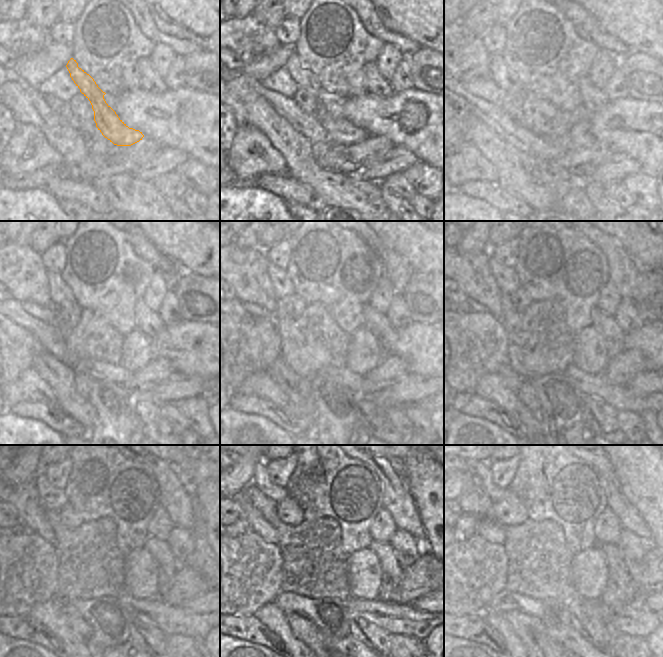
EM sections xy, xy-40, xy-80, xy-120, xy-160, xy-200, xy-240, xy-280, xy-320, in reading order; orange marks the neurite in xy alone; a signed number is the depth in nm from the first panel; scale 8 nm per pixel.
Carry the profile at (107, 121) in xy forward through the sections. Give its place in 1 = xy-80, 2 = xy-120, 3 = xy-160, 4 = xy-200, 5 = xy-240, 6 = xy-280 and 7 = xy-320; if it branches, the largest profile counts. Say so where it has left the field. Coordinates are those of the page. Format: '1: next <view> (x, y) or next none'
1: next xy-80 (518, 73)
2: next xy-120 (60, 292)
3: next xy-160 (283, 286)
4: next xy-200 (506, 278)
5: next xy-240 (53, 498)
6: next xy-280 (261, 478)
7: next xy-320 (482, 471)

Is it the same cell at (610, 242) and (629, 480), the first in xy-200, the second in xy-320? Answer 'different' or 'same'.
different

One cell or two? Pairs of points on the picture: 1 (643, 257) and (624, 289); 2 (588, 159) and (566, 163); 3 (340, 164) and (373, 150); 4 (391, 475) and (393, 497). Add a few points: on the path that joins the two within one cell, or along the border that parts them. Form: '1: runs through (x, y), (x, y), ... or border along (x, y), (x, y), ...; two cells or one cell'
1: border along (624, 247), (625, 251), (637, 265), (638, 271); two cells
2: runs through (583, 159), (571, 161); one cell
3: runs through (348, 157), (365, 152); one cell
4: runs through (391, 480), (393, 492); one cell

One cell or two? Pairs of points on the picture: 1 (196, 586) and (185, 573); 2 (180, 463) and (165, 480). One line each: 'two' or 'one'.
1: one
2: two

